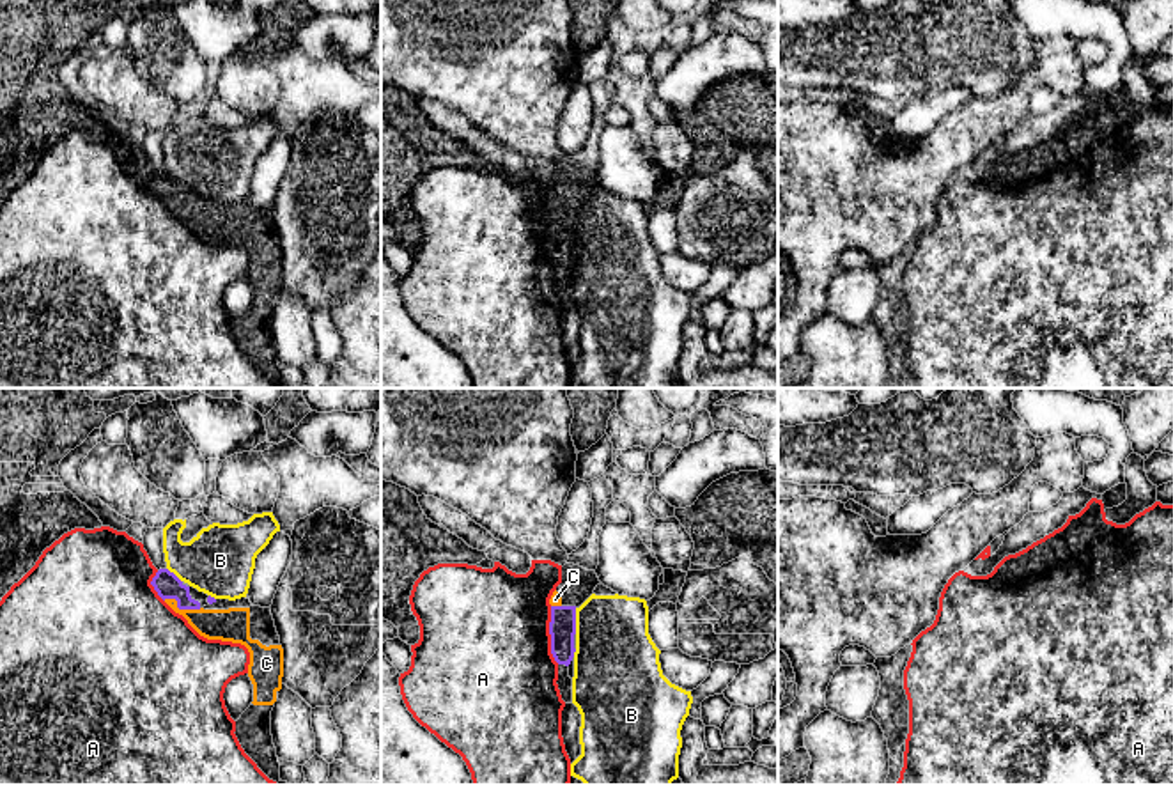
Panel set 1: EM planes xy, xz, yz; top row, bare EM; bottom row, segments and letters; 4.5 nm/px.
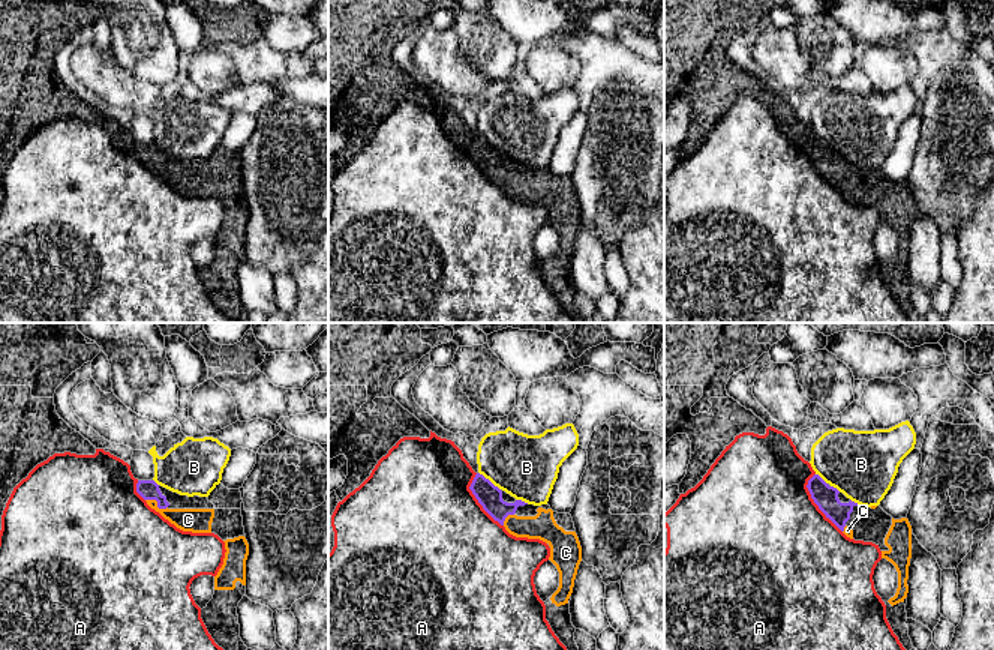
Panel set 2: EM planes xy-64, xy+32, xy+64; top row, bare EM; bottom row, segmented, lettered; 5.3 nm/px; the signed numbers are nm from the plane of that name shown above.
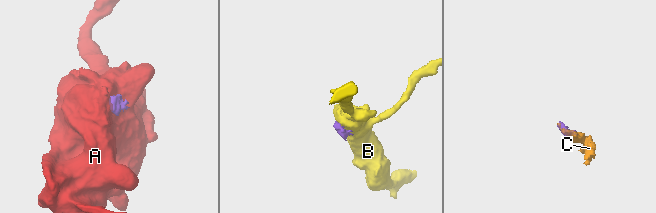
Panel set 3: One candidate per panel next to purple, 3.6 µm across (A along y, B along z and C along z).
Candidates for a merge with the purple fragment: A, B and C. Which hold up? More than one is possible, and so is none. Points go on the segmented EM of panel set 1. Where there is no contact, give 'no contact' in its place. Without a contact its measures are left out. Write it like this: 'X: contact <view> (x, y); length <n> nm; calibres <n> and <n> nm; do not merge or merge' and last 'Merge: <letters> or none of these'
A: contact xz (550, 633); length 260 nm; calibres 130 and 500 nm; do not merge
B: contact xz (574, 621); length 120 nm; calibres 130 and 380 nm; do not merge
C: contact xy (181, 608); length 180 nm; calibres 120 and 150 nm; merge
Merge: C

